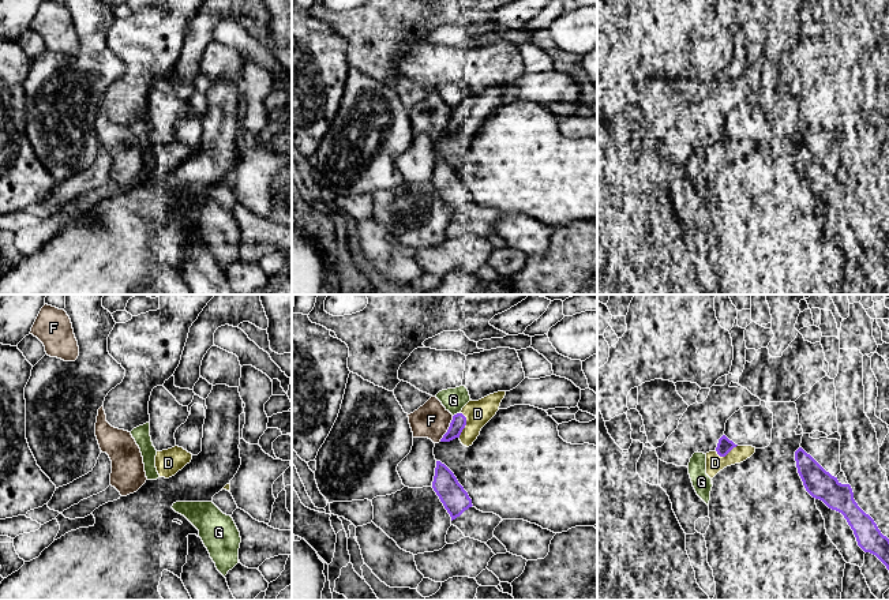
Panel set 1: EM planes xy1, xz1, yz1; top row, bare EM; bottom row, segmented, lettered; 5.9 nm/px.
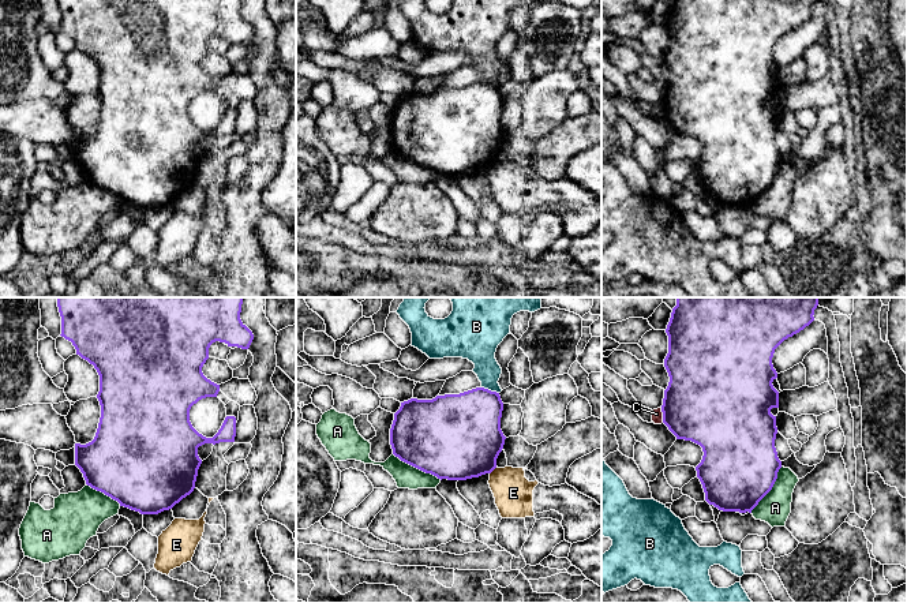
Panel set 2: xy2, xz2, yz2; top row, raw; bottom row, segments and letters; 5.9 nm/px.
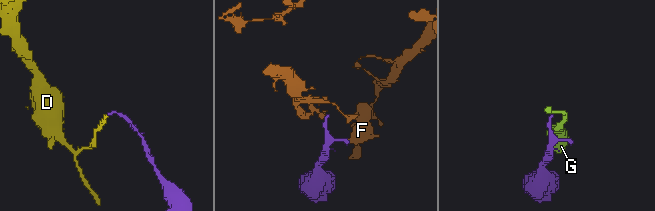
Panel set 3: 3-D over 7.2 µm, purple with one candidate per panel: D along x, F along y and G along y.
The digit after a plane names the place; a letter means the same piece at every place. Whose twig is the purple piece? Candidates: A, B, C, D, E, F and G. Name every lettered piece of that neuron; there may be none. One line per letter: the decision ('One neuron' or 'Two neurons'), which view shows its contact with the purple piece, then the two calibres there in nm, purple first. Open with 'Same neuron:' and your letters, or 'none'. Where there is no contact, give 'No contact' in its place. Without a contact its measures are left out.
Same neuron: D
A: Two neurons. Touches purple in xz2. Thickness 480 nm (purple) against 140 nm
B: Two neurons. Touches purple in xz2. Thickness 400 nm (purple) against 180 nm
C: Two neurons. Touches purple in yz2. Thickness 460 nm (purple) against 60 nm
D: One neuron. Touches purple in xz1. Thickness 90 nm (purple) against 150 nm
E: Two neurons. Touches purple in xz2. Thickness 460 nm (purple) against 240 nm
F: Two neurons. Touches purple in xz1. Thickness 90 nm (purple) against 200 nm
G: Two neurons. Touches purple in xz1. Thickness 90 nm (purple) against 140 nm

